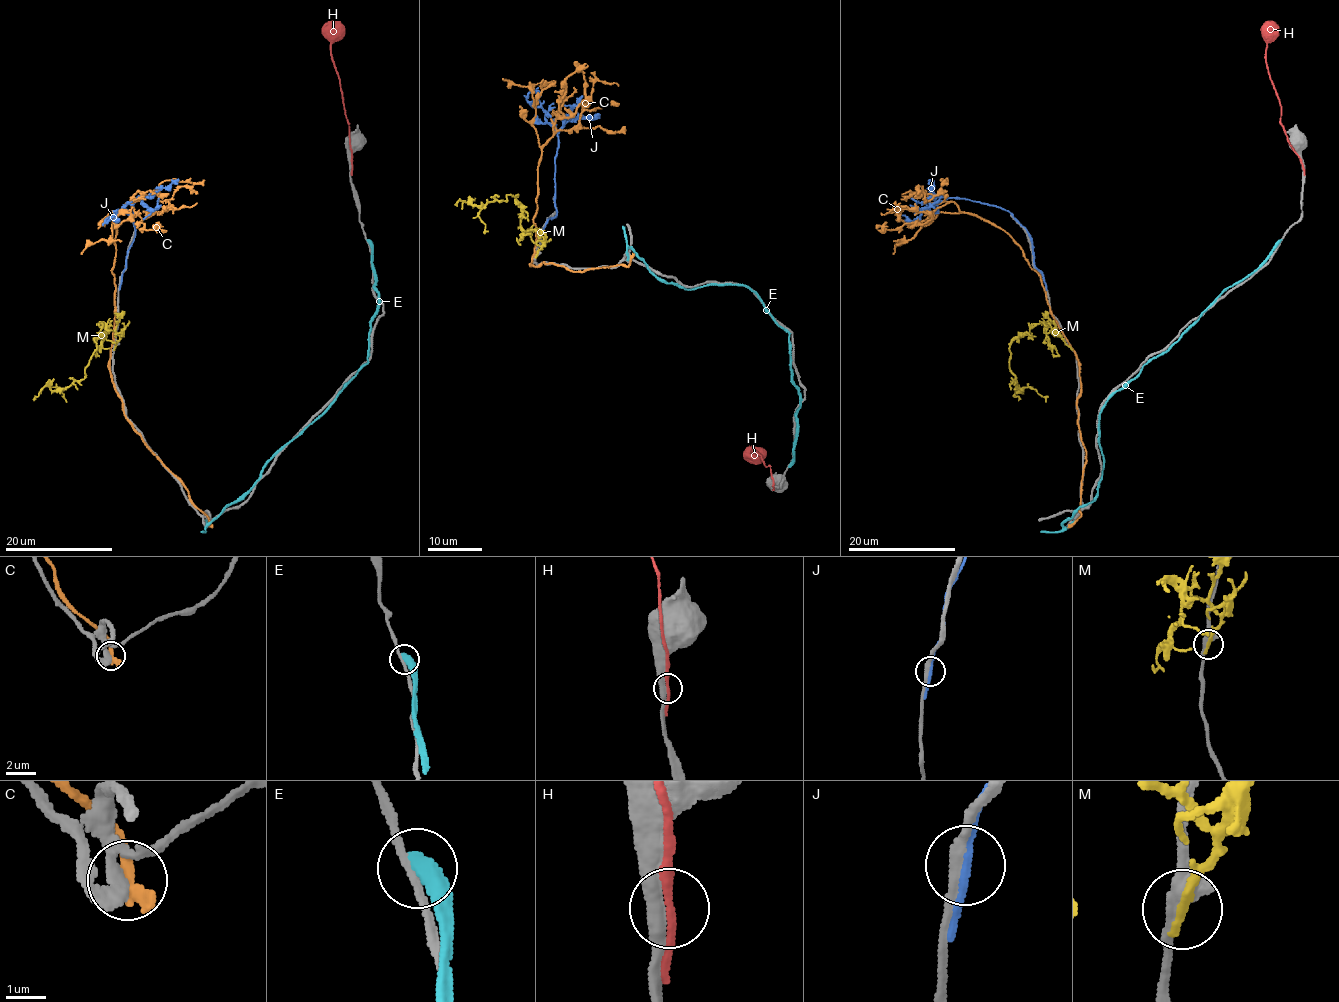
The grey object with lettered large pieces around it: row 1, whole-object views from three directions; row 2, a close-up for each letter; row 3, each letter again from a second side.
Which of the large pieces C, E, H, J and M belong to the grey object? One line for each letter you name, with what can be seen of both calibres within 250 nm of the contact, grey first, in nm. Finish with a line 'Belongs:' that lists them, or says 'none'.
Belongs: none

